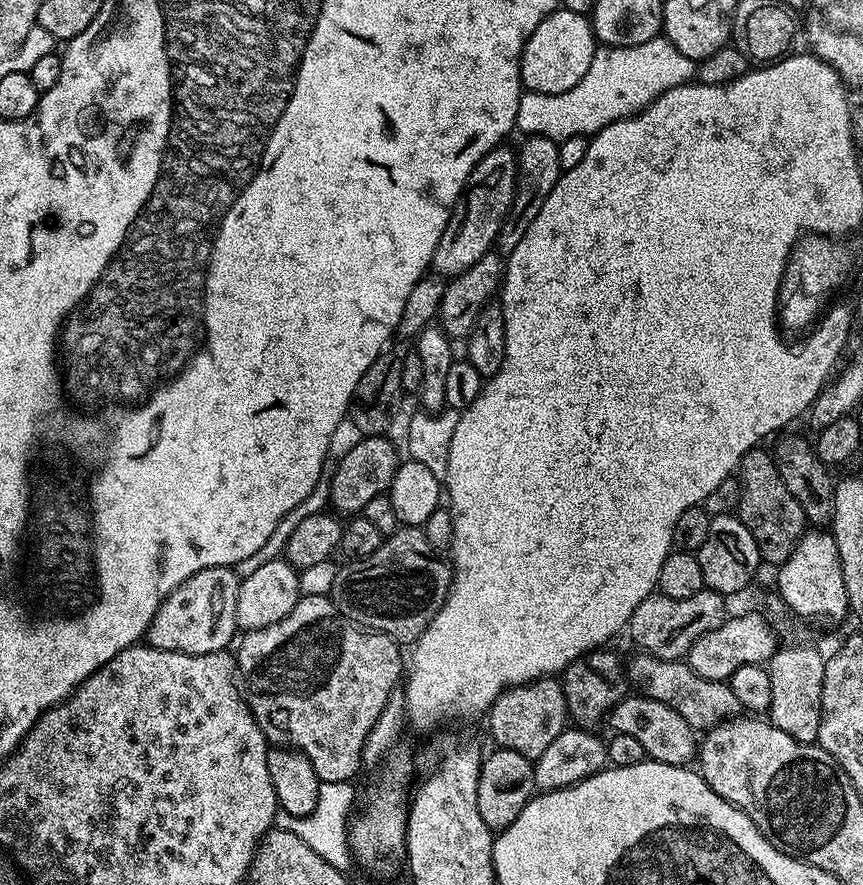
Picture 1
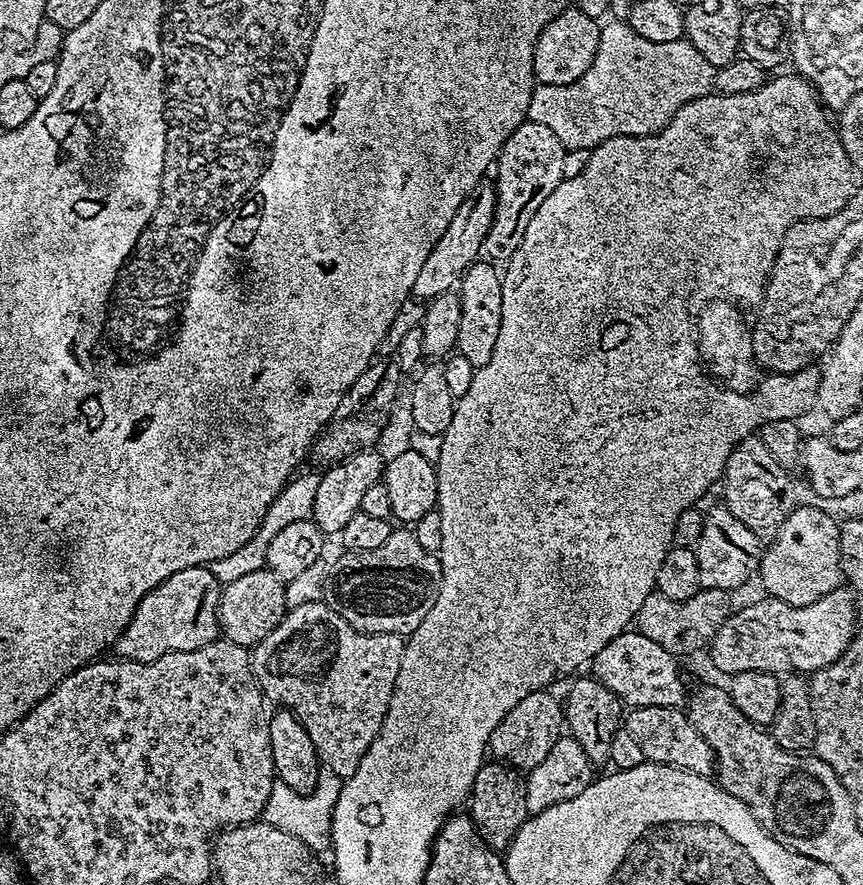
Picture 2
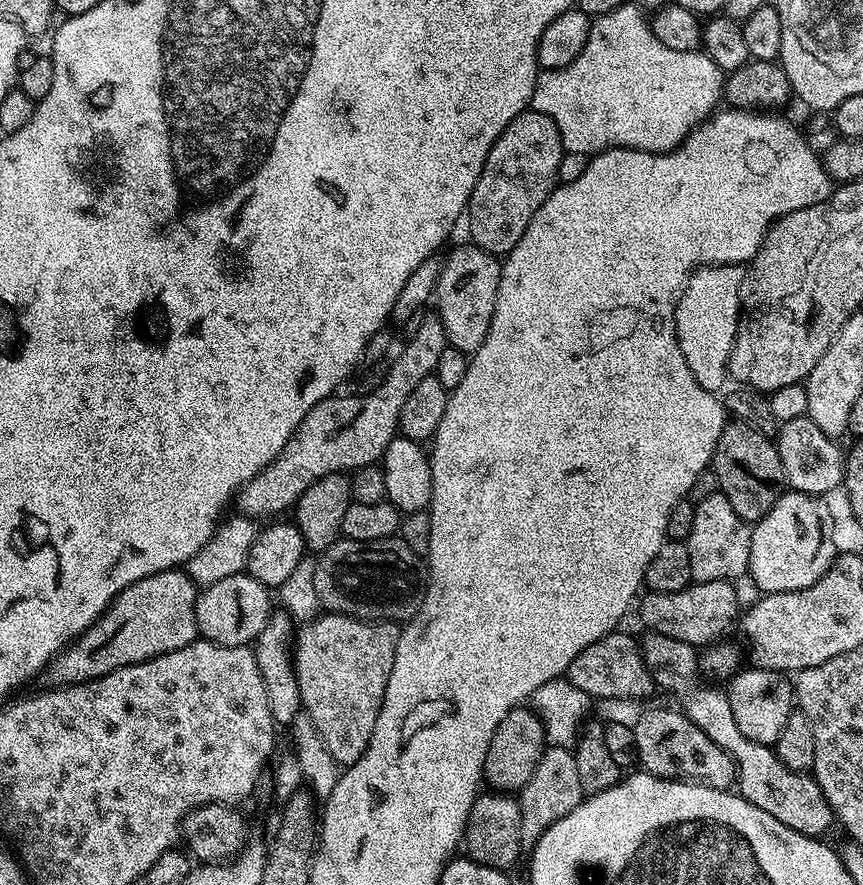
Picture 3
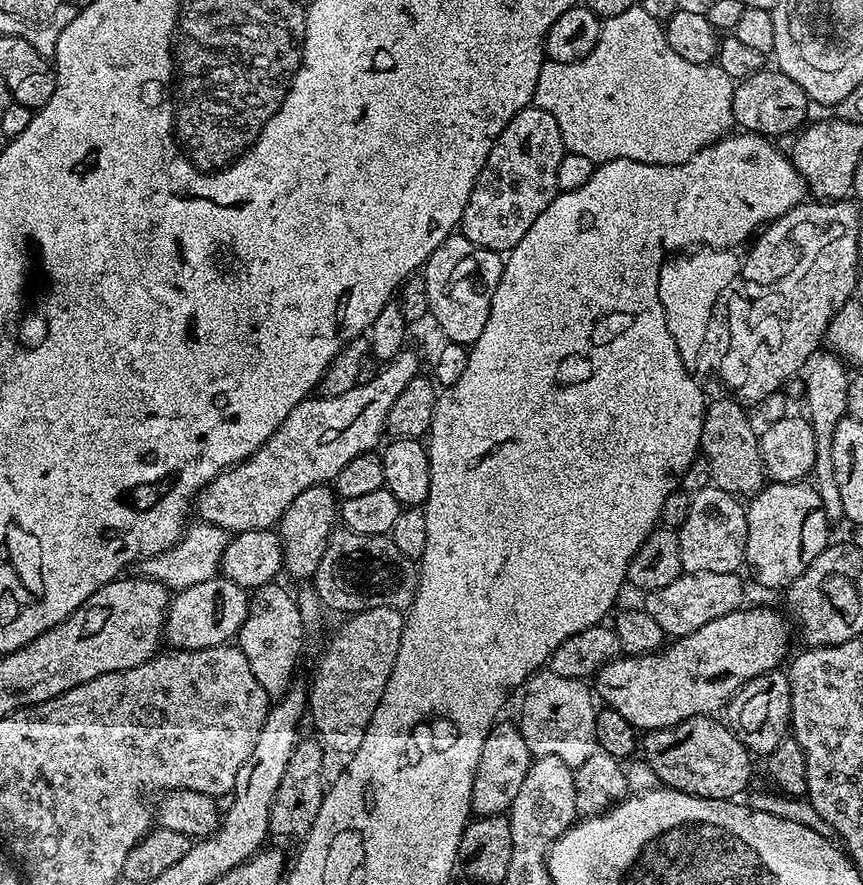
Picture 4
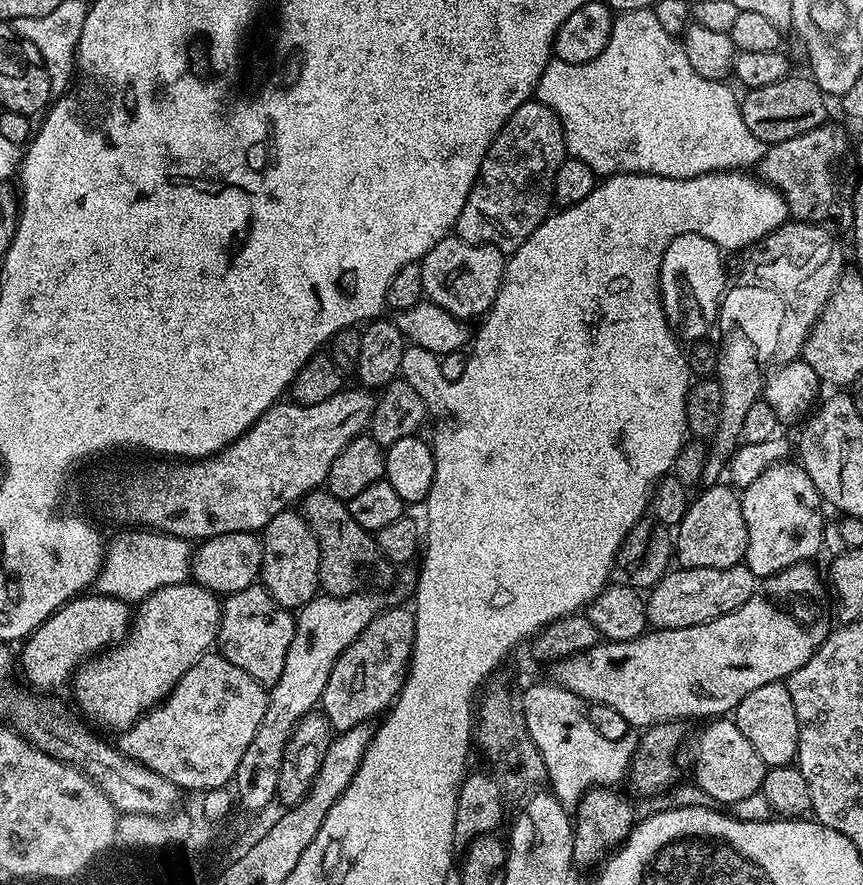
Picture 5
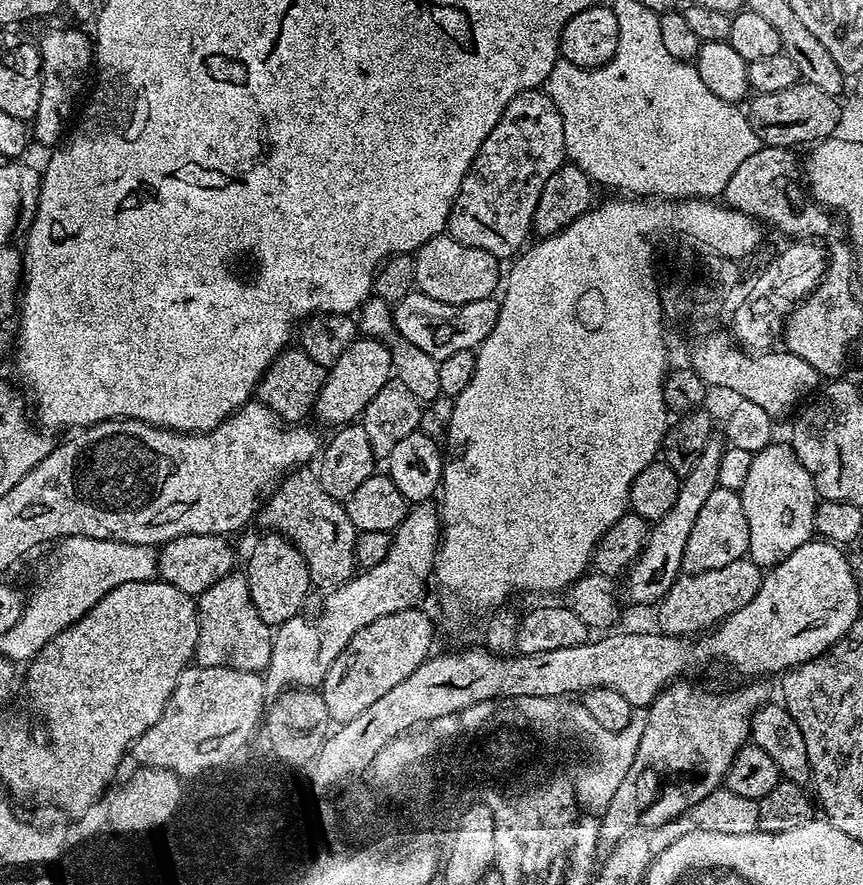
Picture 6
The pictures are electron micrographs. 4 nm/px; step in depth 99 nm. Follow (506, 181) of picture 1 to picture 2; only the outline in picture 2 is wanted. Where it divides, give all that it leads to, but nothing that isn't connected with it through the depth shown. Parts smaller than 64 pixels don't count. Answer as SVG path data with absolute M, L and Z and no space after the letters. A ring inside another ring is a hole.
M477 187L458 206L458 214L450 218L450 226L446 226L446 234L438 238L434 250L426 258L426 263L418 273L418 278L414 278L412 287L412 296L421 302L432 300L438 294L446 294L453 291L459 285L464 271L471 264L477 263L484 247L484 239L490 228L494 206L496 205L496 196L491 187Z

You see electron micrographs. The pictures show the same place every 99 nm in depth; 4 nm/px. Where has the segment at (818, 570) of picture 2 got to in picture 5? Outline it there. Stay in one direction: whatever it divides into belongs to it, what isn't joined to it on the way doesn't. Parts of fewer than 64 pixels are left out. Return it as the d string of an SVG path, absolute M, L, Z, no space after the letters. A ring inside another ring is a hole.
M781 462L770 466L750 482L750 486L743 489L740 496L742 514L746 518L746 530L748 531L748 545L744 560L748 568L758 578L772 576L776 572L786 570L795 564L811 561L812 555L820 548L824 540L824 516L820 513L822 501L816 492L814 482L806 474L806 470L796 462Z

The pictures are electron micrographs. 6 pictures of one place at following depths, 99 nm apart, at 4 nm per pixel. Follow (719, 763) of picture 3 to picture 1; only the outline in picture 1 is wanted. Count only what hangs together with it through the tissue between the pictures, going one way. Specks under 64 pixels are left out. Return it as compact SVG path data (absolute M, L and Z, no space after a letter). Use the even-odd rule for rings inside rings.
M629 694L613 706L606 720L609 725L613 724L616 732L631 734L642 745L644 755L649 760L688 766L697 759L697 729L692 728L690 722L686 722L686 718L678 714L678 710L670 710L666 702L658 702L643 694Z

